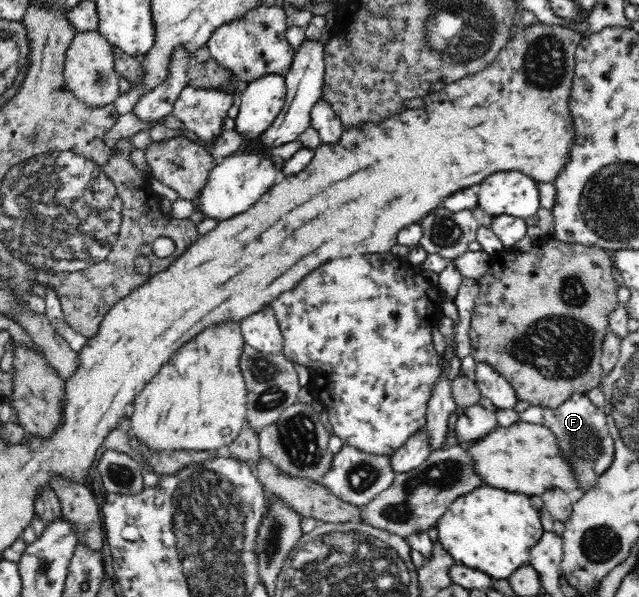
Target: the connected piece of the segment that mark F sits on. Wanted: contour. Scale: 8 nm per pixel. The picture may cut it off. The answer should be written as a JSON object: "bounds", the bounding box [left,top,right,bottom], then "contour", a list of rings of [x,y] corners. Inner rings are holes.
{"bounds":[521,392,614,493],"contour":[[[575,392],[567,401],[563,401],[555,409],[530,406],[521,412],[521,420],[544,425],[557,438],[559,454],[565,459],[565,464],[571,466],[573,480],[581,493],[588,492],[597,480],[609,469],[614,461],[614,439],[608,430],[607,417],[604,410],[597,407],[586,392]]]}

